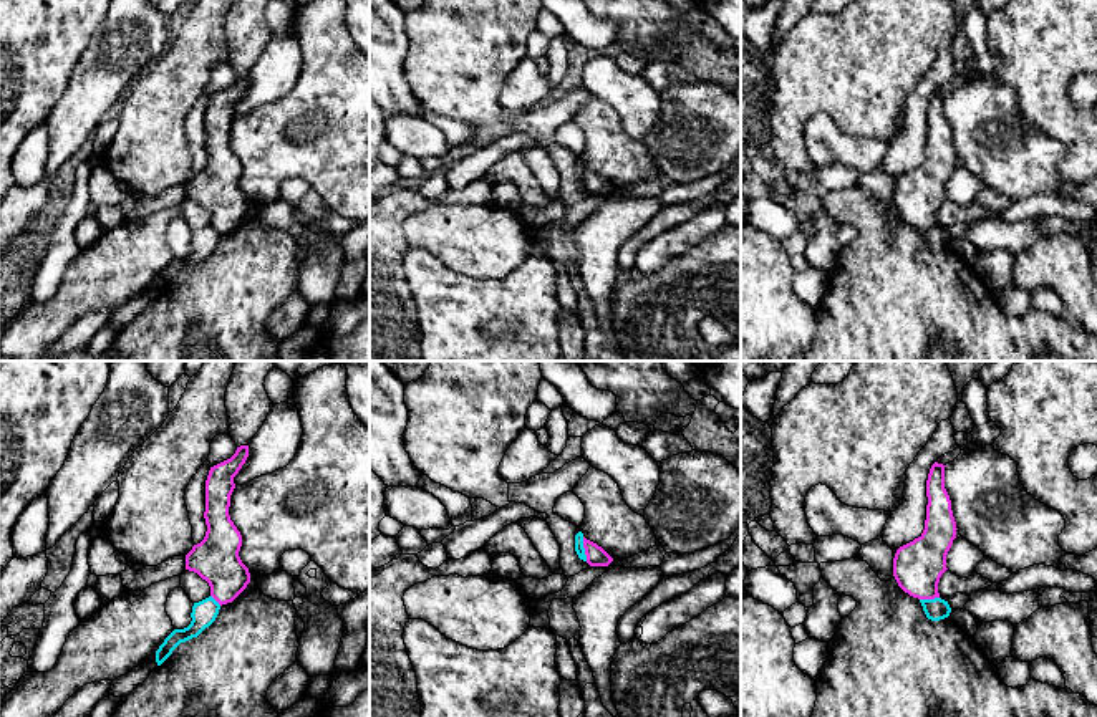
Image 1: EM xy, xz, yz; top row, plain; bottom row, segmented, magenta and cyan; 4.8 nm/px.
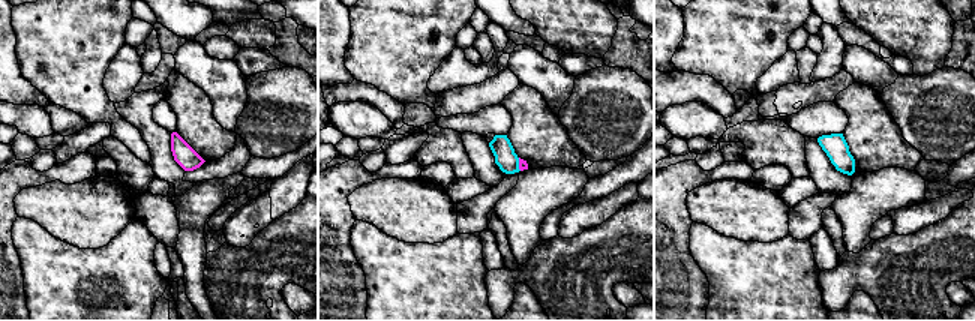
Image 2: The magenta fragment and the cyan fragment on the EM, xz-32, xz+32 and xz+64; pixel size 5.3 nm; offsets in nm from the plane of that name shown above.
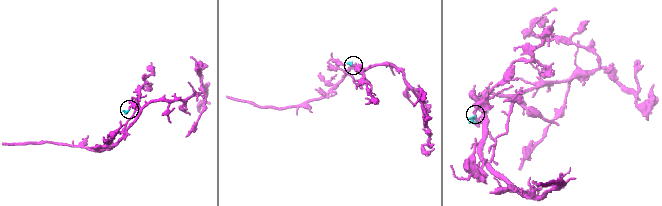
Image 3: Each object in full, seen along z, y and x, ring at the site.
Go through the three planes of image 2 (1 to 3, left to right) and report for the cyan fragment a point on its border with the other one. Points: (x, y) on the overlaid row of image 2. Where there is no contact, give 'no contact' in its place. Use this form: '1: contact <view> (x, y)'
1: no contact
2: contact xz+32 (519, 164)
3: no contact

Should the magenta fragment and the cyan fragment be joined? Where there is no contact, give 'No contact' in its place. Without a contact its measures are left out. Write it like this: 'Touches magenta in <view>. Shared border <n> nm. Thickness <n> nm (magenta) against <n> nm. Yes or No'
Touches magenta in xz. Shared border 120 nm. Thickness 100 nm (magenta) against 50 nm. No

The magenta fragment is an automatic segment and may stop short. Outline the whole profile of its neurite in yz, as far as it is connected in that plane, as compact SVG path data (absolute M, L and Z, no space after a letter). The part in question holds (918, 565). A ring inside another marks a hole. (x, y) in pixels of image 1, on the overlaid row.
M935 462L926 480L926 520L923 533L900 546L893 558L898 586L913 598L940 598L938 583L946 568L946 555L956 538L951 500L945 488L945 467Z

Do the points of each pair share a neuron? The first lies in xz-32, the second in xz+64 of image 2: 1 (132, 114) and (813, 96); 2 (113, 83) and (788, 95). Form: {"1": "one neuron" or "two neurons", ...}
{"1": "one neuron", "2": "two neurons"}

